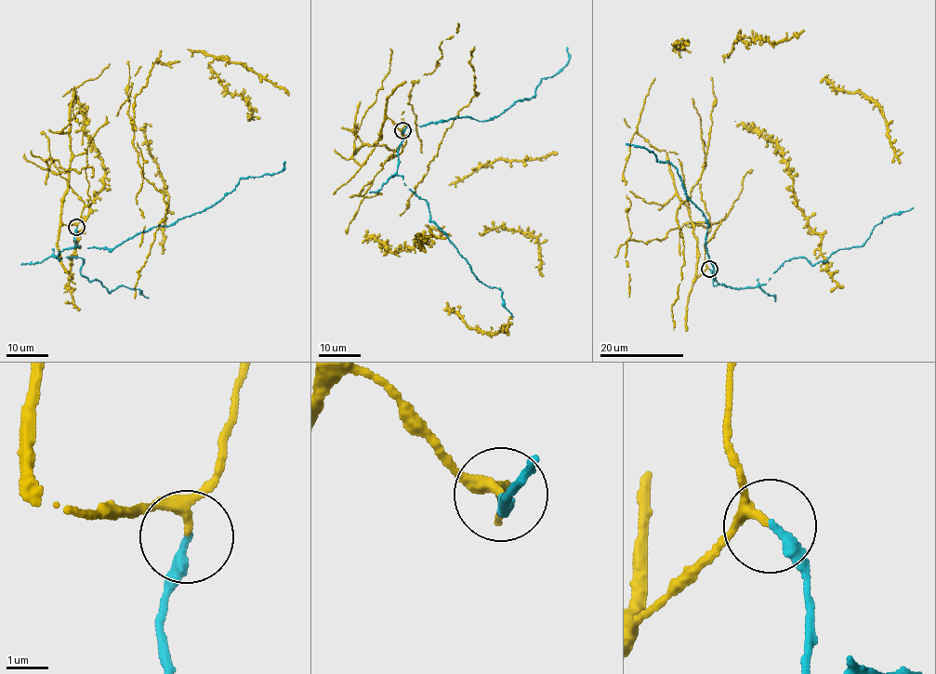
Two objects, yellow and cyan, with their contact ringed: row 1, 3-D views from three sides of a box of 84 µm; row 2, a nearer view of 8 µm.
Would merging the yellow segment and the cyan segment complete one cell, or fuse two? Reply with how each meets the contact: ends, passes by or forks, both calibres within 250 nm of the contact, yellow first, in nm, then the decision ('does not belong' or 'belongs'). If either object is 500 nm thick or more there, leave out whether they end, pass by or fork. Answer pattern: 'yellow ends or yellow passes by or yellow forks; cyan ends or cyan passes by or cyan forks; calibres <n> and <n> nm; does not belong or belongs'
yellow passes by; cyan ends; calibres 190 and 280 nm; belongs

